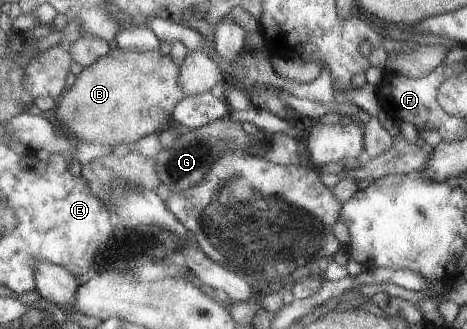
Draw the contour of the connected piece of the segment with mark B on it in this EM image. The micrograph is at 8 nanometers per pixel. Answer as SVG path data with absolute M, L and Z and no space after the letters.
M115 47L78 74L75 84L58 99L57 119L63 128L67 128L73 136L82 141L101 146L119 146L137 142L142 136L158 133L172 124L176 106L187 95L179 84L181 66L173 60L173 56L163 54L159 47L155 50L123 50Z

